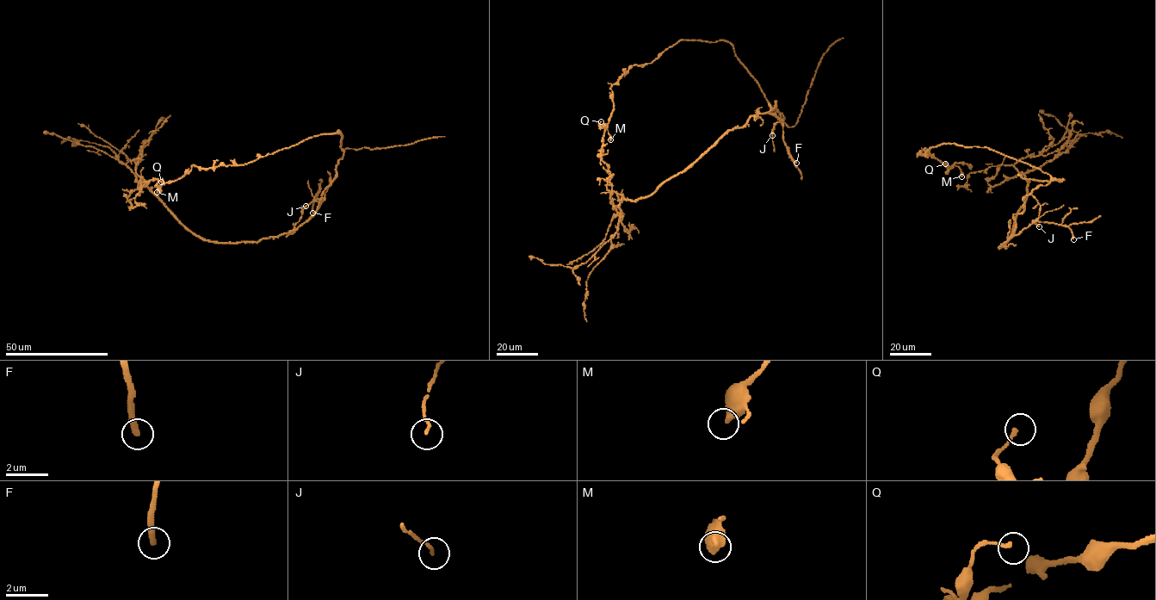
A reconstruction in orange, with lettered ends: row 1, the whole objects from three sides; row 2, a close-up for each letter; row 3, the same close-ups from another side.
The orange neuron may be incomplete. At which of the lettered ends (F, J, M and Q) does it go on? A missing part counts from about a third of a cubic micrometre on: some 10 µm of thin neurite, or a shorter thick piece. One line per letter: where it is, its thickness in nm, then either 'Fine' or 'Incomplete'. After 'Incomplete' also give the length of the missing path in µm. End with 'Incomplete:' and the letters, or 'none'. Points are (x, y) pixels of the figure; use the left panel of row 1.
F: Place: (312, 213). Thickness 300 nm. Incomplete. Missing length about 30 µm
J: Place: (306, 206). Thickness 120 nm. Fine
M: Place: (157, 192). Thickness 480 nm. Fine
Q: Place: (161, 182). Thickness 160 nm. Fine
Incomplete: F

